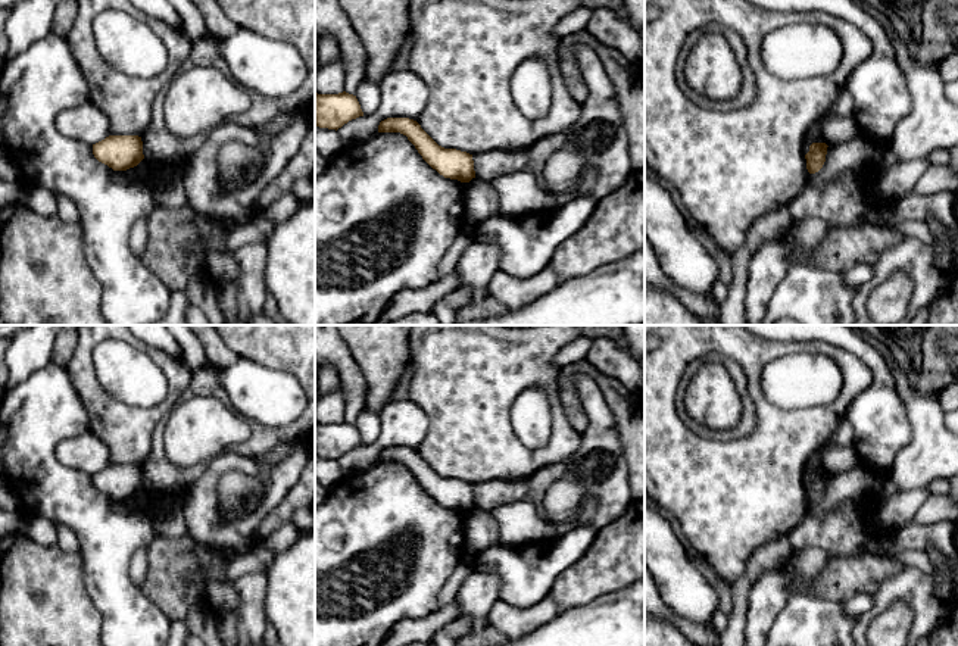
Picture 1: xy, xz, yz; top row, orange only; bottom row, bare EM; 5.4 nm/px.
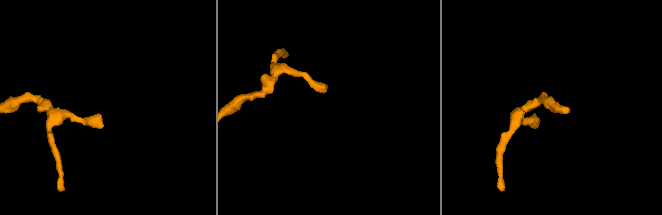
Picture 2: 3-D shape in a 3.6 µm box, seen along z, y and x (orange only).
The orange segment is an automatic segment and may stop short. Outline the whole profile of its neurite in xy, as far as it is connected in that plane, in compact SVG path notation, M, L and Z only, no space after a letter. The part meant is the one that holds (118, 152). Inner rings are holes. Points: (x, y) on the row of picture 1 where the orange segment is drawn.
M109 135L93 144L94 157L113 171L127 171L143 159L143 141L138 135Z

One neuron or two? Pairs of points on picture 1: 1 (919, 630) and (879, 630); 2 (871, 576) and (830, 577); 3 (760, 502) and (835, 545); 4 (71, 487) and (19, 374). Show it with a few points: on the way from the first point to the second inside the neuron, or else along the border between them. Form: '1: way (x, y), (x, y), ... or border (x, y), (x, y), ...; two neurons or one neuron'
1: border (913, 611), (904, 601), (895, 601), (874, 617); two neurons
2: way (861, 576), (841, 577); one neuron
3: border (807, 511), (786, 536); two neurons
4: border (50, 361), (15, 387); two neurons

